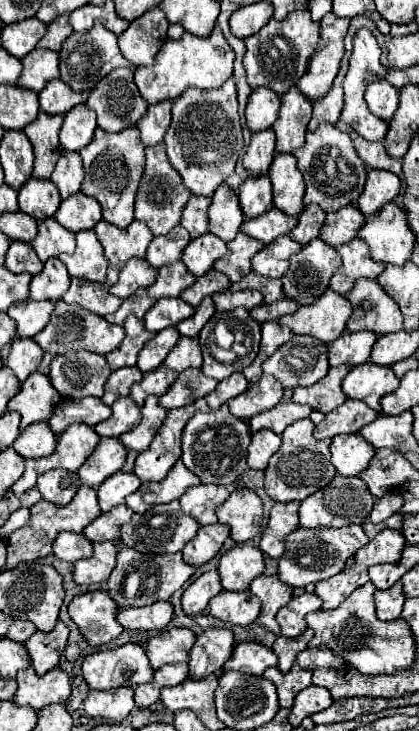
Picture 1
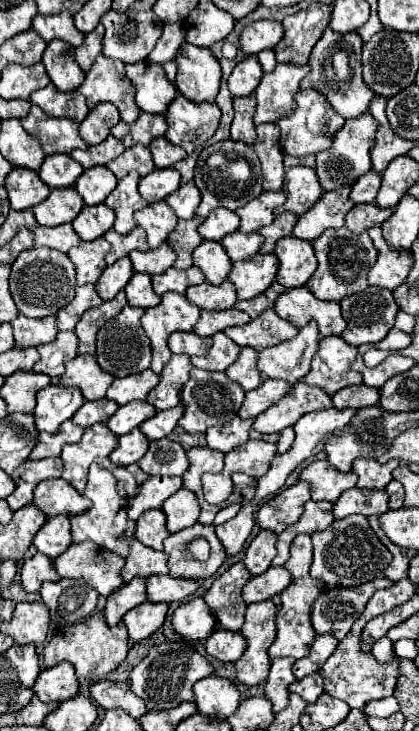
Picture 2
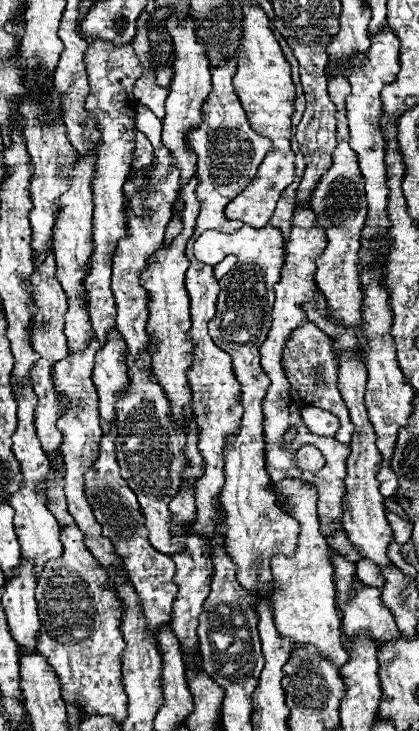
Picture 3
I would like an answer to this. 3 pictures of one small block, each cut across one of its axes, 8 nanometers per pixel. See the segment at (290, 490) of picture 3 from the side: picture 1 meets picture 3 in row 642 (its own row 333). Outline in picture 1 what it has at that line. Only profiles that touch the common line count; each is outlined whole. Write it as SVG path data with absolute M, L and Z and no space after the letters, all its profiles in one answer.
M326 288L314 304L300 306L296 312L284 314L278 322L294 334L312 334L322 342L334 342L344 332L350 314L350 302L332 288Z

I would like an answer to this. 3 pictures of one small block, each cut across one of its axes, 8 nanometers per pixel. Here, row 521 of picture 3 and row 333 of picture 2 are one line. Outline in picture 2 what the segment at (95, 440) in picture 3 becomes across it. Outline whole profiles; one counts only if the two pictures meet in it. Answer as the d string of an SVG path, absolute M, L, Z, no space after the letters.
M120 292L114 300L100 304L100 308L90 308L80 316L80 320L74 328L74 334L78 336L78 354L94 354L98 328L106 320L114 318L124 306L126 306L126 294Z

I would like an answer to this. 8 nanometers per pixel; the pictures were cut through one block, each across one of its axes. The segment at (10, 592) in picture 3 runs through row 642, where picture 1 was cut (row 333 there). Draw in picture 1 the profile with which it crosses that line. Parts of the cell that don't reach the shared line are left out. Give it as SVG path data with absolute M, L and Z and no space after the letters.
M24 300L24 302L12 304L8 310L8 316L16 320L18 334L34 336L48 324L52 310L54 310L54 304L50 300L42 300L42 302Z

